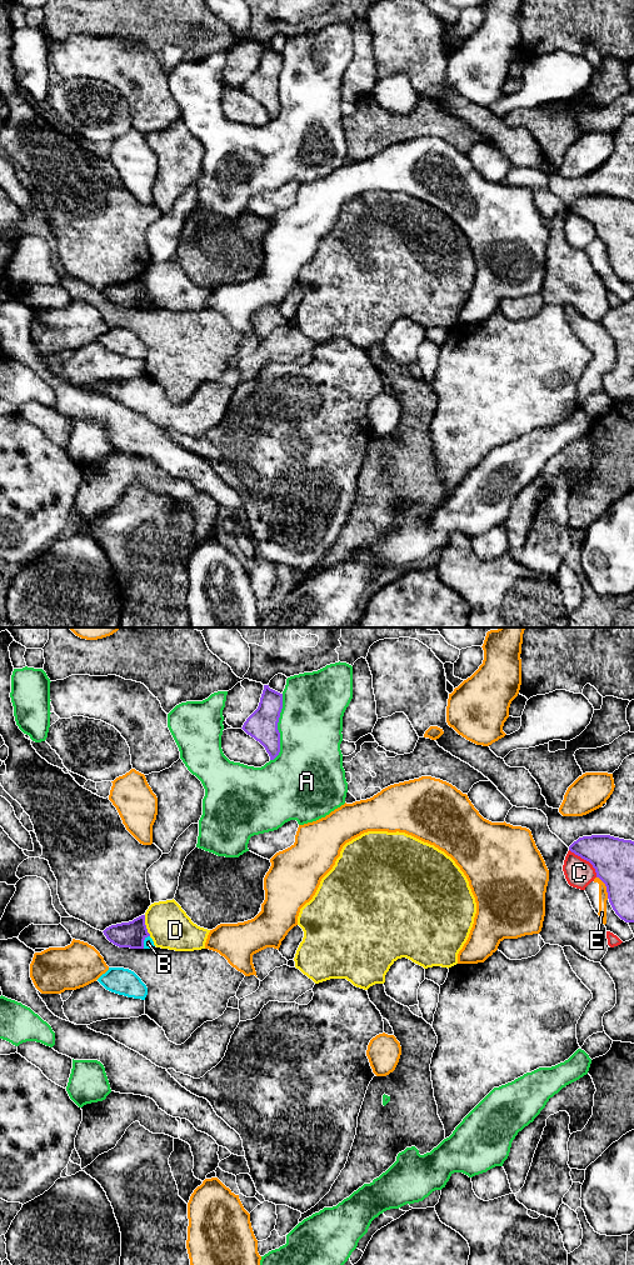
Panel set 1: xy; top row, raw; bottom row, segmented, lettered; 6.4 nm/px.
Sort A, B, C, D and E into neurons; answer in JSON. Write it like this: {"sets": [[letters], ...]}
{"sets": [["A"], ["B"], ["C"], ["D"], ["E"]]}

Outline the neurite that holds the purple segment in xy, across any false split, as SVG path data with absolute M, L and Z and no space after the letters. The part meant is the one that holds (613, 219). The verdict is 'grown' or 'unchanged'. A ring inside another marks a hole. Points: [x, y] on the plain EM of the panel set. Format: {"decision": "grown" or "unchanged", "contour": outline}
{"decision": "unchanged", "contour": "M610 195L583 196L569 210L589 221L606 246L609 262L615 274L625 282L634 282L634 201Z"}

